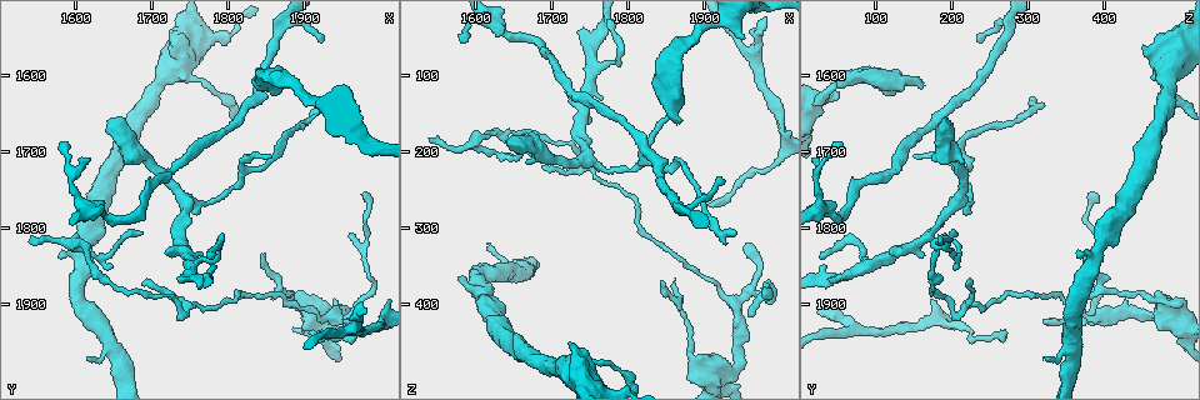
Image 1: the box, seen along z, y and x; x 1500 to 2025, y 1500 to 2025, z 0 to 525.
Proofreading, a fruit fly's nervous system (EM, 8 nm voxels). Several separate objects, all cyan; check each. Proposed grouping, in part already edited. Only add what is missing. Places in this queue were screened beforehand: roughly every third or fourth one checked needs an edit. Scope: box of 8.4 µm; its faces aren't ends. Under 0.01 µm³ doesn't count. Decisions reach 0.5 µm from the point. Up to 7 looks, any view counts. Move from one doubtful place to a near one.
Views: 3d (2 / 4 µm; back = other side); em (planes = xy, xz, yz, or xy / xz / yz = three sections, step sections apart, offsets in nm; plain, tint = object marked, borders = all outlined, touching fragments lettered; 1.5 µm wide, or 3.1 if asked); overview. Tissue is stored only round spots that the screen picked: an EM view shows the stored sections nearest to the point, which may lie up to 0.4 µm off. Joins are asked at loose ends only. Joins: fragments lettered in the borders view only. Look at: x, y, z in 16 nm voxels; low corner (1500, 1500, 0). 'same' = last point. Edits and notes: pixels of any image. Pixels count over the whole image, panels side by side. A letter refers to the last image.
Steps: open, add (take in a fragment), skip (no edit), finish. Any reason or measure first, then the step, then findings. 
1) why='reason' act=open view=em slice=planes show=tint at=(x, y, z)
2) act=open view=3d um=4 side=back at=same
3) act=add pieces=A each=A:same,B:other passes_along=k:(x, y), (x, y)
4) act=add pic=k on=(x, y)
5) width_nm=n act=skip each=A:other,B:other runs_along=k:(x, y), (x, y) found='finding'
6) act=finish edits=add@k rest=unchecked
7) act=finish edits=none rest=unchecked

why='tapers out' act=open view=em slice=planes show=borders at=(1950, 1920, 315)

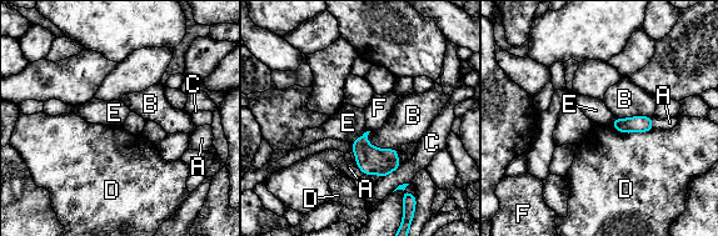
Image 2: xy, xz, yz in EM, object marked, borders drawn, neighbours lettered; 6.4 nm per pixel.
longest_contact=D:280nm act=skip each=A:other,B:other,C:other,D:other,E:other,F:other border=2:(367, 130), (352, 142) found='none of them fits'

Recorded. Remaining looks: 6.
why='stops while still wide' act=open view=3d um=2 at=(1640, 1680, 185)

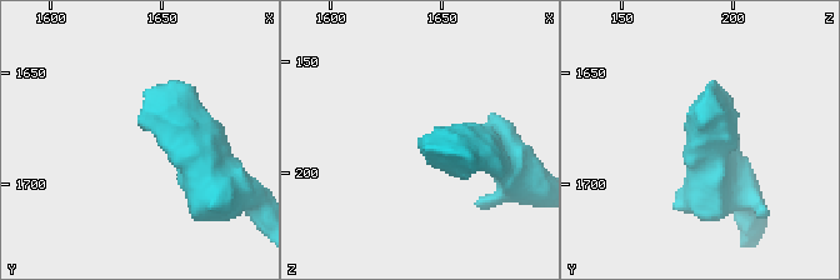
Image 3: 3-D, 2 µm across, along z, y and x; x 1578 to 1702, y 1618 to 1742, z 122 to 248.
why='now the EM' act=open view=em slice=planes show=borders at=(1643, 1676, 185)

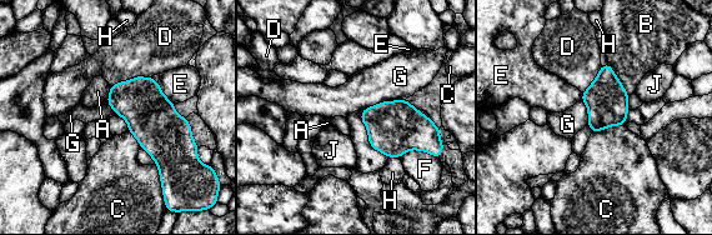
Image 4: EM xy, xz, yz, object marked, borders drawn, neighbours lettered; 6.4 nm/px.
act=add pieces=B each=A:other,B:same,C:other,D:other,E:other,F:other,G:other,H:other,J:other passes_along=4:(606, 99), (618, 79), (635, 44) found='it goes on there'

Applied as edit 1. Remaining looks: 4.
why='redraw' act=open view=overview

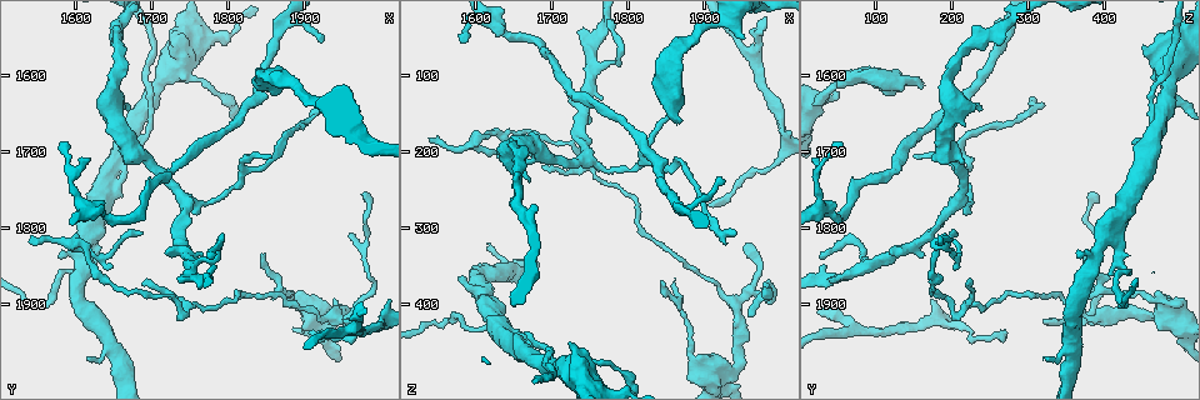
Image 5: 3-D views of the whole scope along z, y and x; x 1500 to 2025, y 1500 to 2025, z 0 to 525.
why='thin end' act=open view=em slice=planes show=borders at=(1575, 1690, 55)

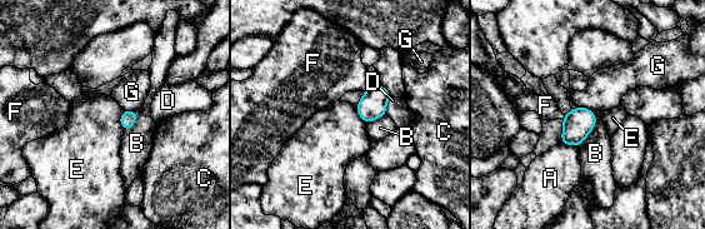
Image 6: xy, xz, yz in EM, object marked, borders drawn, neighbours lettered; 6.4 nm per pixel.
width_nm=100 act=skip each=A:other,B:other,C:other,D:other,E:other,F:other,G:other border=6:(124, 110), (120, 117), (123, 130) found='no lettered fragment goes on from it'

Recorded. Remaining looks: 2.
act=finish edits=add@4 rest=unchecked

